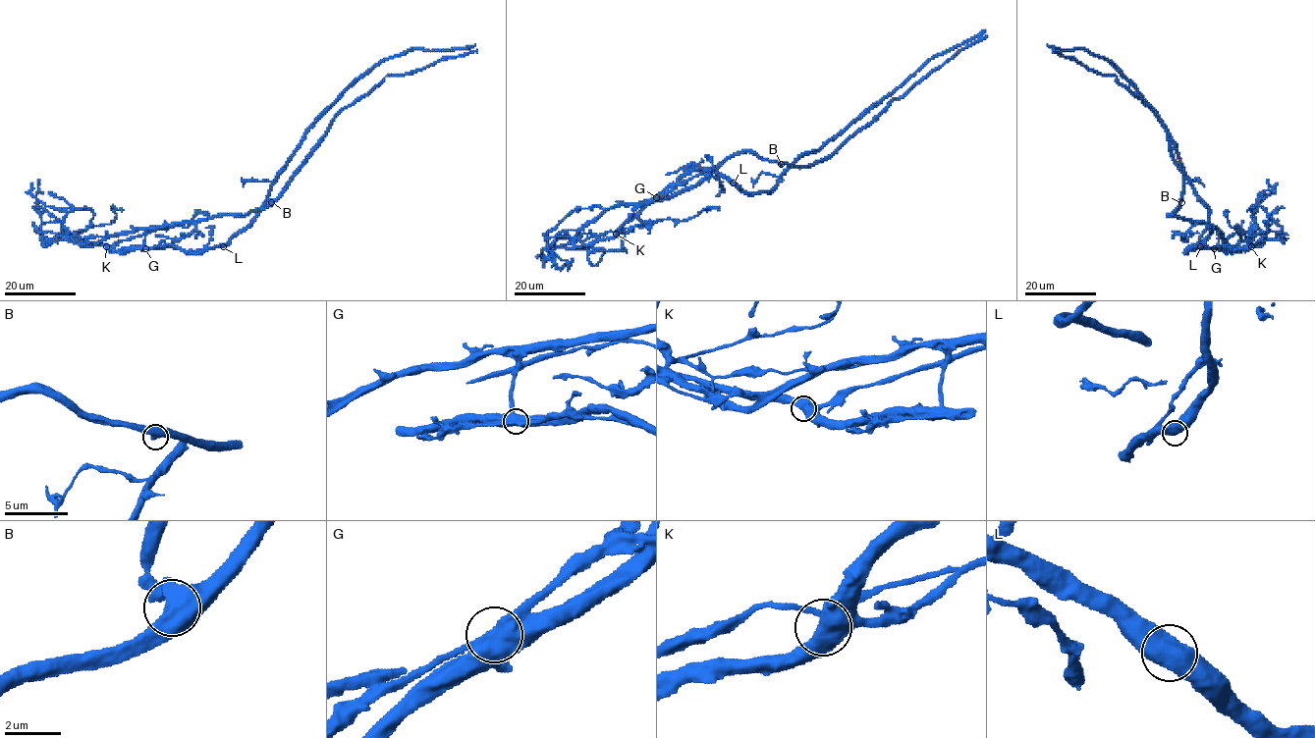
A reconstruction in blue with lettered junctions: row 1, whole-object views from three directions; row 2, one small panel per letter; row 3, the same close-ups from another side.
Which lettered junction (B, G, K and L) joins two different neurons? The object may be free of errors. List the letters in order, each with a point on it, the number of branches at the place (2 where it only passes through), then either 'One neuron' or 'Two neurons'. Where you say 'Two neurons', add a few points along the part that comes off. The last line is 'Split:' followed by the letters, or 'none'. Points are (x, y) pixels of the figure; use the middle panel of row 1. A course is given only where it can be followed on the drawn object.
B: Place: (781, 164). Branches: 2. One neuron
G: Place: (656, 197). Branches: 2. Two neurons. Course of the part to remove: (655, 197), (699, 184), (742, 152), (789, 165), (825, 160), (892, 100), (987, 36)
K: Place: (616, 234). Branches: 2. One neuron
L: Place: (733, 183). Branches: 2. One neuron
Split: G

